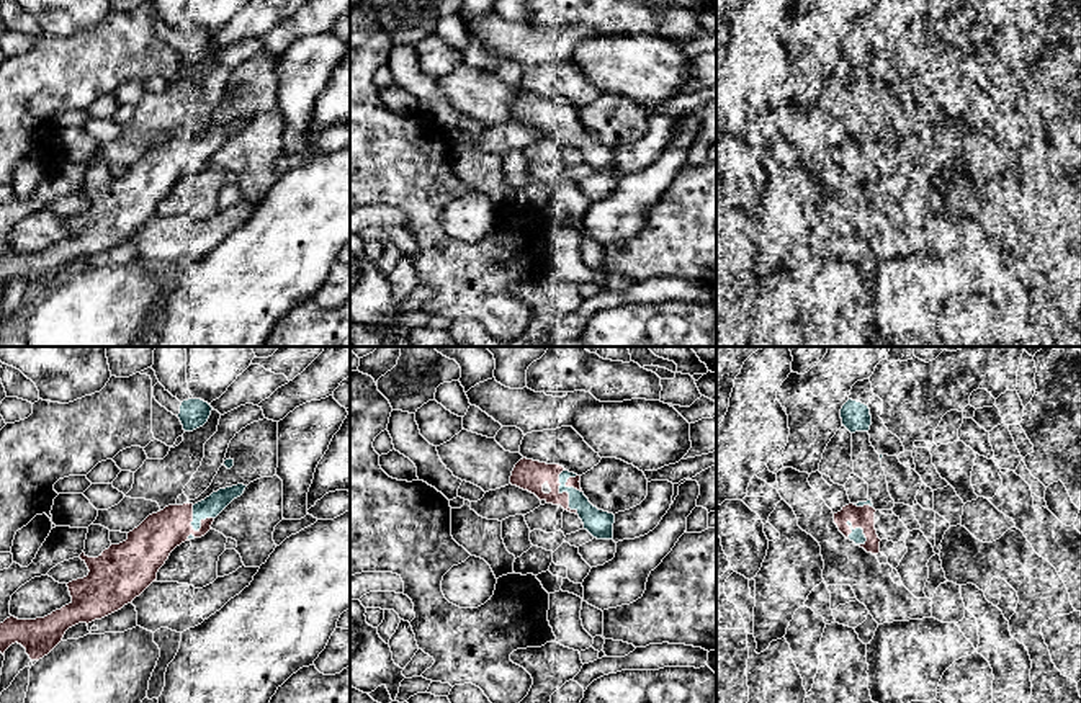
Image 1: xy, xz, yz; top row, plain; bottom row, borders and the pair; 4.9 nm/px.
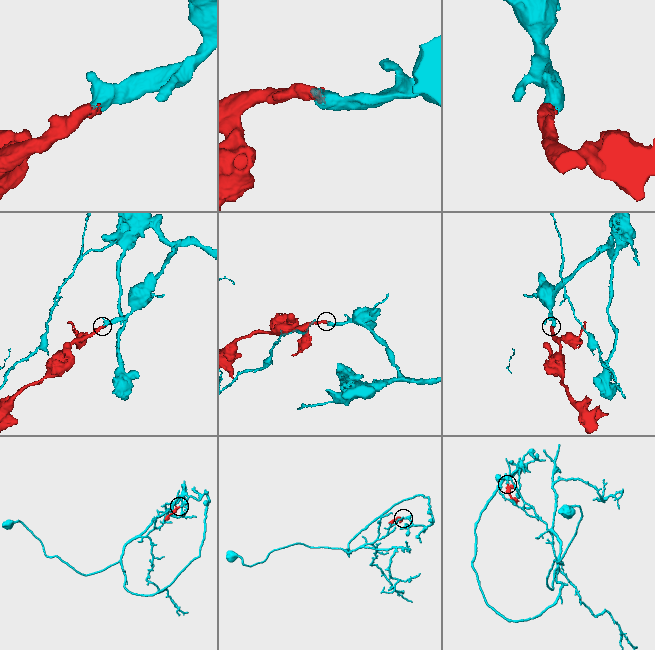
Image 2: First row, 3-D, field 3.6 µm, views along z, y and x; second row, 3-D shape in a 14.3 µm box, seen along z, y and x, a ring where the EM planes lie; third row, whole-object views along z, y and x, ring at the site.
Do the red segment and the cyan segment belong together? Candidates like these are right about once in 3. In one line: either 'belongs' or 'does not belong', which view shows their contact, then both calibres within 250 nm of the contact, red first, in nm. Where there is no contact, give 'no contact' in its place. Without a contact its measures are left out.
belongs; contact in xz; calibres 150 and 140 nm

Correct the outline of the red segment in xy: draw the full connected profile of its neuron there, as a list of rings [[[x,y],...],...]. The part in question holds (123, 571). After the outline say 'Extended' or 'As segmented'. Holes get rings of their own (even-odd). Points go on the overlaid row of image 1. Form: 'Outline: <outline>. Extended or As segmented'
Outline: [[[245,487],[219,489],[195,505],[168,505],[149,515],[128,533],[126,541],[111,544],[98,557],[82,553],[80,559],[90,572],[67,584],[72,602],[44,618],[7,618],[0,623],[0,652],[18,643],[31,660],[39,660],[62,641],[69,628],[101,620],[131,603],[155,582],[170,553],[185,541],[204,536],[214,518]]]. Extended

